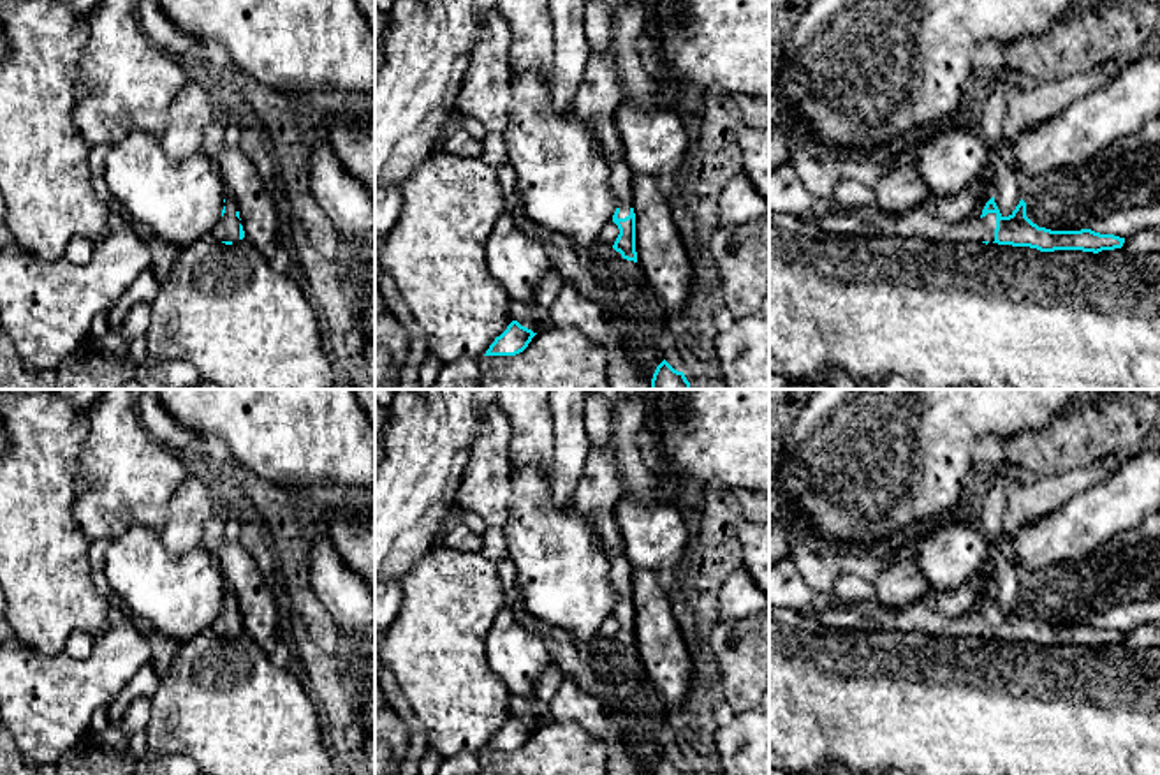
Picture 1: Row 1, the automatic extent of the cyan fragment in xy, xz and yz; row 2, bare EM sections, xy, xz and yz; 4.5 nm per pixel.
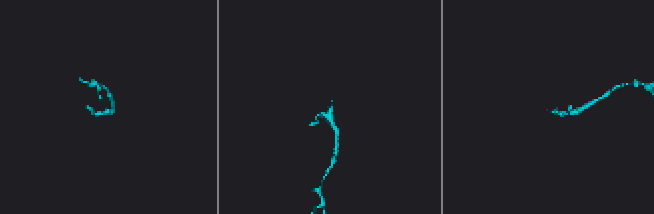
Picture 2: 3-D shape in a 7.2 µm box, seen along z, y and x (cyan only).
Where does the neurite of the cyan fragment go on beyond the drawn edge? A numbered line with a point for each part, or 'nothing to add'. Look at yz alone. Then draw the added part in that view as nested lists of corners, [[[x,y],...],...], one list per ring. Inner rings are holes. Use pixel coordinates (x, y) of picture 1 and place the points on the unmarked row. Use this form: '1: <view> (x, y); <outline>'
1: yz (944, 613); [[[970,583],[952,592],[931,588],[922,599],[896,611],[884,608],[878,601],[850,602],[845,608],[866,615],[875,629],[921,631],[942,638],[993,638],[996,608],[973,613],[975,599],[977,587]]]

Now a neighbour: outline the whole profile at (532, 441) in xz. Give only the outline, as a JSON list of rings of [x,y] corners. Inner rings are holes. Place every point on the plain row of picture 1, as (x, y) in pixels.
[[[498,389],[496,405],[509,416],[512,428],[509,440],[510,465],[521,467],[535,463],[547,470],[554,453],[549,389]]]

